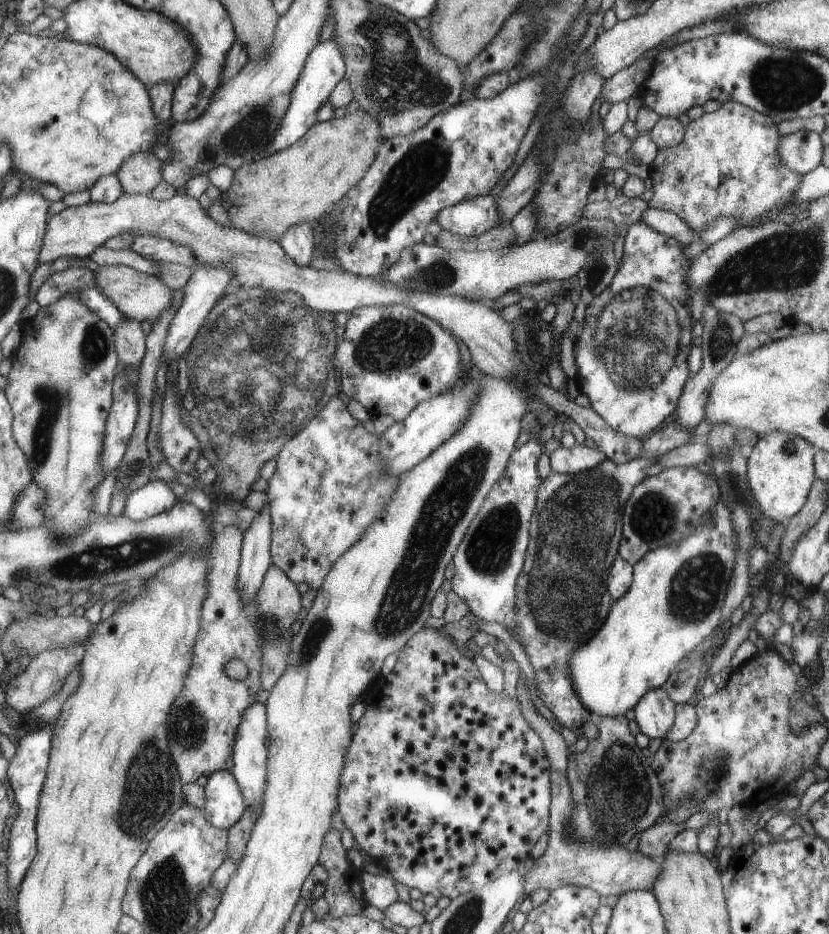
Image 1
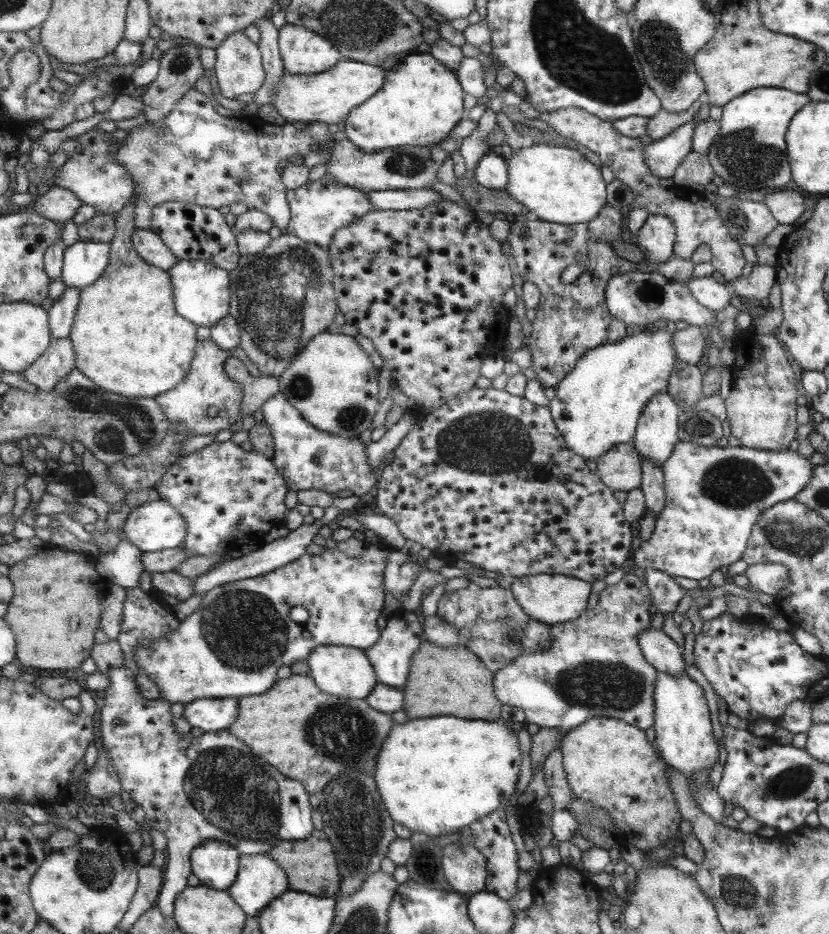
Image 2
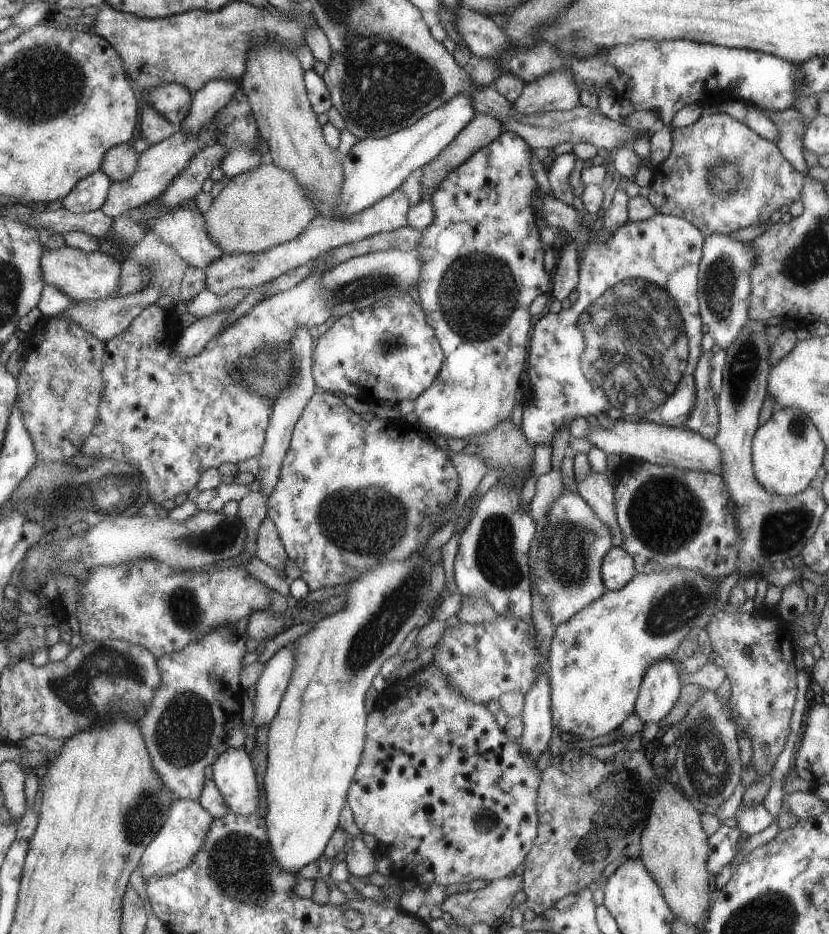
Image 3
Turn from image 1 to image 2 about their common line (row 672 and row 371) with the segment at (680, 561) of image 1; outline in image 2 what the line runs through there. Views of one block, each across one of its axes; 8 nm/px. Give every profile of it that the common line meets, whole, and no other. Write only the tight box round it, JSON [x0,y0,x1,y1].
[548,325,677,460]

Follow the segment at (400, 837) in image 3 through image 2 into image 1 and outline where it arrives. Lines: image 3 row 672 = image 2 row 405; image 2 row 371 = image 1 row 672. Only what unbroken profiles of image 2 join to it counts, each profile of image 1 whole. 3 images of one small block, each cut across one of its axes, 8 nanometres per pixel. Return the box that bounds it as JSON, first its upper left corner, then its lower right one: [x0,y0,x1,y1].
[337,628,552,899]

